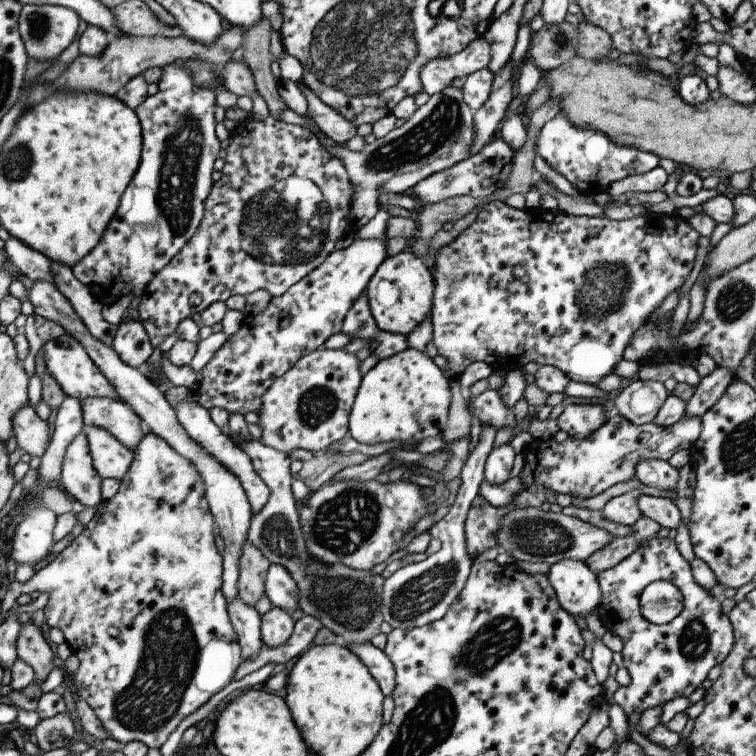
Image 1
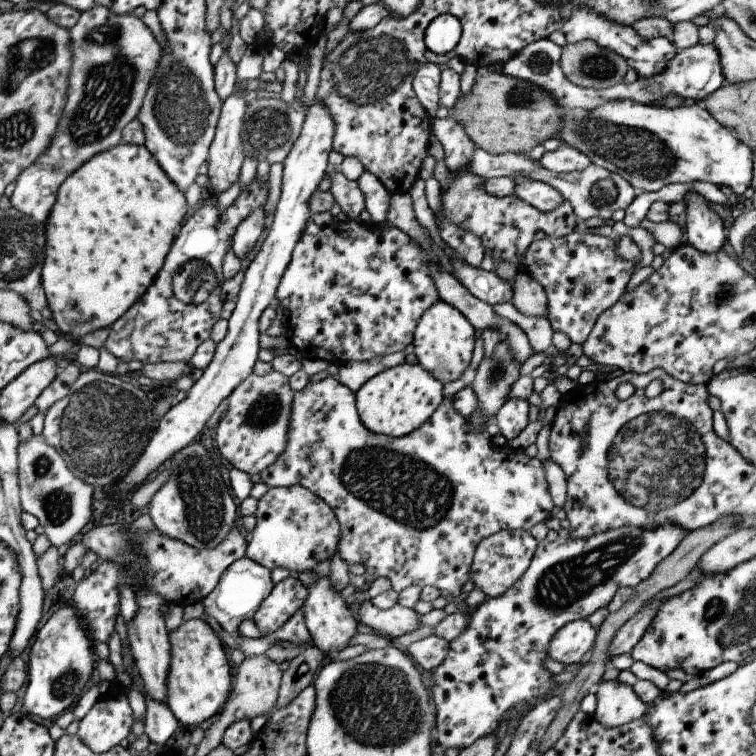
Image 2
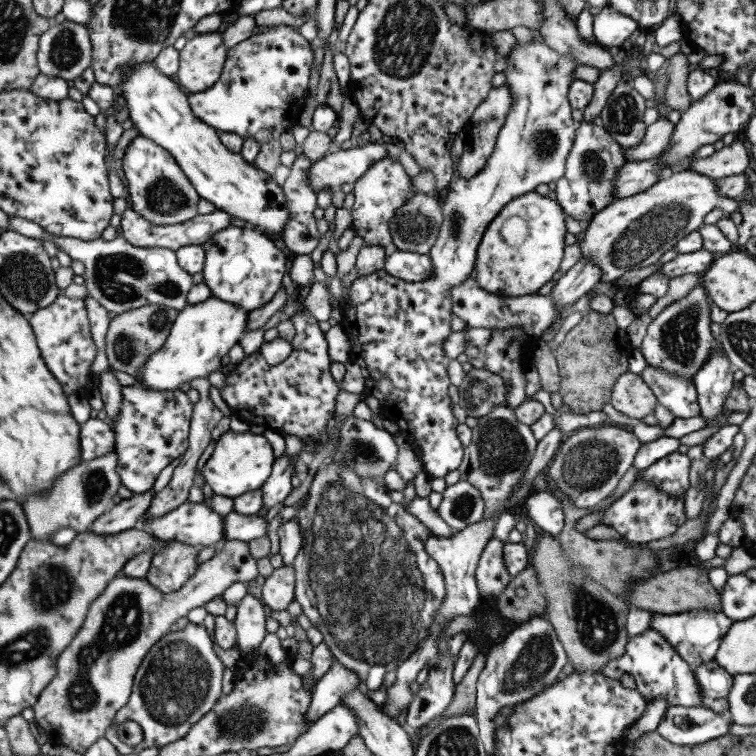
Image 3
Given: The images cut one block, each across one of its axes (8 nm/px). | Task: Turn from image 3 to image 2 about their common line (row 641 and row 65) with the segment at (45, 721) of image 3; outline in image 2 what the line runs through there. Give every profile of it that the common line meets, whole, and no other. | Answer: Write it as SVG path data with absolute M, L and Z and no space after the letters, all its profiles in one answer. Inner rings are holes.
M94 4L94 8L80 14L78 22L69 31L72 72L68 104L50 148L20 172L10 197L12 207L44 225L50 218L62 182L99 152L106 152L121 143L124 127L138 116L144 94L162 58L162 48L150 28L131 13L116 14Z

